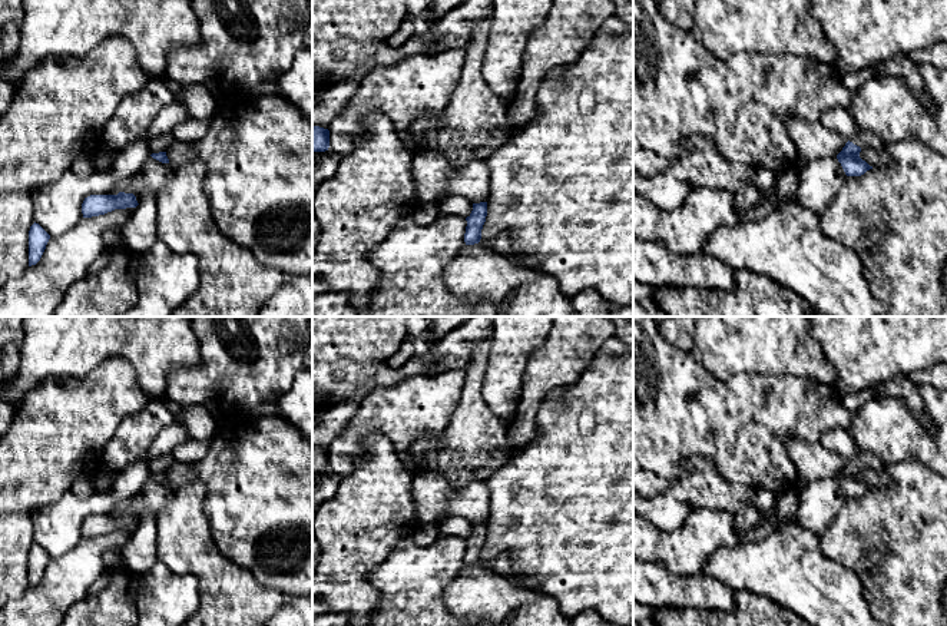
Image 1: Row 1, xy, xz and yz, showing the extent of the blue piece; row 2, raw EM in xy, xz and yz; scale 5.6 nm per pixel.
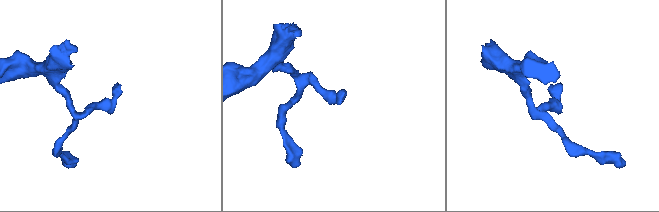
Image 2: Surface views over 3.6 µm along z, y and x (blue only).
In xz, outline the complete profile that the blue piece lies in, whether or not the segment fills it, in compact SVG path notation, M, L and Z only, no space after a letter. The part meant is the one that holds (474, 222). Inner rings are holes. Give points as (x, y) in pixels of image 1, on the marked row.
M487 202L473 203L473 211L466 218L467 221L464 233L466 245L474 245L480 242L486 216L487 216Z

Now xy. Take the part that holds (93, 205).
M133 193L90 195L82 203L83 218L105 215L115 209L136 208L139 203Z

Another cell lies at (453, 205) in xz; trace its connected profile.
M456 195L446 196L437 203L437 206L440 216L453 215L467 218L473 211L473 203L468 199Z

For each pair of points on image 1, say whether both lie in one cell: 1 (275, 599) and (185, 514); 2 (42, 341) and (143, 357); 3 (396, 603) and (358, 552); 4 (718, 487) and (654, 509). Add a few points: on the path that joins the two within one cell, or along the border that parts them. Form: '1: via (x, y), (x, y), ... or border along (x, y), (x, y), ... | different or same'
1: via (247, 599), (191, 543) | same
2: via (68, 341), (118, 341) | same
3: border along (394, 545), (368, 575), (377, 602) | different
4: via (702, 490), (689, 492), (669, 504) | same

